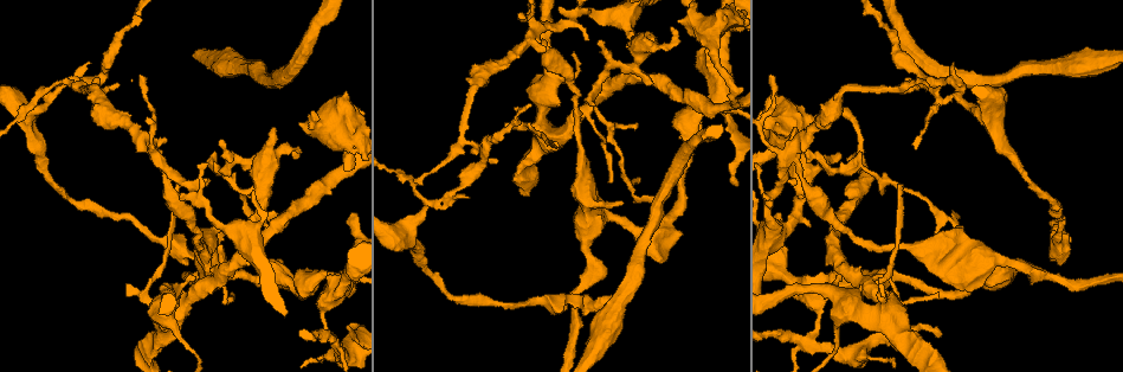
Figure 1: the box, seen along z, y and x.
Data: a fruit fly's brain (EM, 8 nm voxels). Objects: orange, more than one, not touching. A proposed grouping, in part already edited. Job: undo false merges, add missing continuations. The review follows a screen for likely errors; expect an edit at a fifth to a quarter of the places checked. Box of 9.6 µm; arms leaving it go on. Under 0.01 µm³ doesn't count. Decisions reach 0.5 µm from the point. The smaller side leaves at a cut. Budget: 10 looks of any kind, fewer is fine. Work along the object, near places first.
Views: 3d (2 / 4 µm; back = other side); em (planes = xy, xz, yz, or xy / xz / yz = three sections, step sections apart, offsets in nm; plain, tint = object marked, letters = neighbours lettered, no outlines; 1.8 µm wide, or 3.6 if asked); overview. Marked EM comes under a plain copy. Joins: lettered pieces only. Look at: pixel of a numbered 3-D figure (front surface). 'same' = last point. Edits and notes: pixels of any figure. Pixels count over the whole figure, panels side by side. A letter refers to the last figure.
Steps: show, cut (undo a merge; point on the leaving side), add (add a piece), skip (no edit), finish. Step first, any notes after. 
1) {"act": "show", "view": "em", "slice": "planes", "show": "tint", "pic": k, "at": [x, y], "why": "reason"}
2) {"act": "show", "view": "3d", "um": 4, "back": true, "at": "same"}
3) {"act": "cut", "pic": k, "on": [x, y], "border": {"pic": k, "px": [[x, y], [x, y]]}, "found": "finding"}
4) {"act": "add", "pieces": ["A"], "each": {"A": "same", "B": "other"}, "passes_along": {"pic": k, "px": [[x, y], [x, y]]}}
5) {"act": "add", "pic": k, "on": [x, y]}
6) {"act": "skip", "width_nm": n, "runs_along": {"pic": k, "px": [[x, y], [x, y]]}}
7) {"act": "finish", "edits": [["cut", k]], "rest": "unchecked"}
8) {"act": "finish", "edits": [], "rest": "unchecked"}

{"act": "show", "view": "3d", "um": 4, "pic": 1, "at": [856, 163], "why": "sharp bend"}

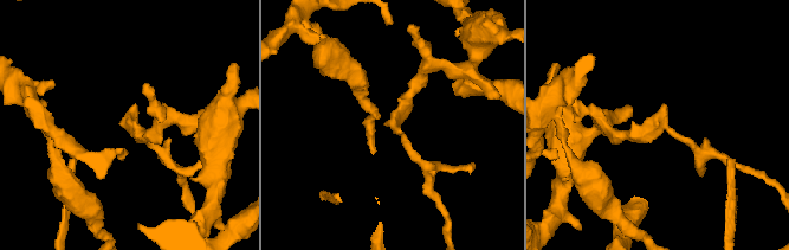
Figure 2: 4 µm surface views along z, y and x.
{"act": "show", "view": "em", "slice": "xy", "step": 4, "show": "tint", "pic": 2, "at": [130, 120], "why": "now the EM"}

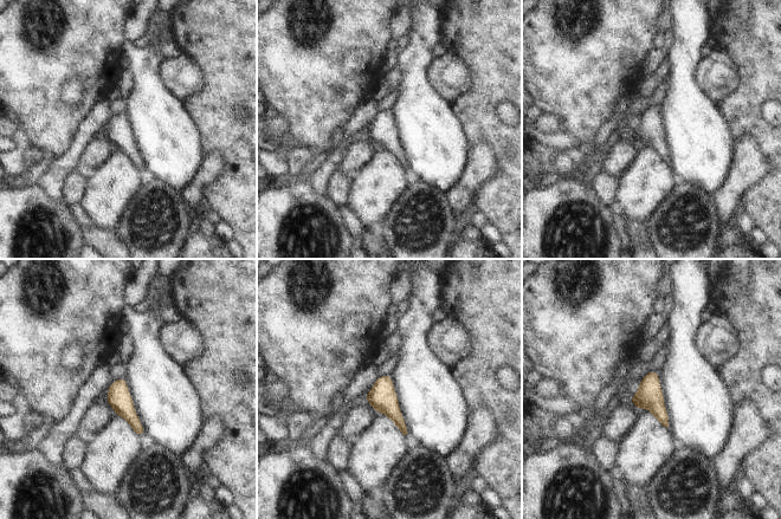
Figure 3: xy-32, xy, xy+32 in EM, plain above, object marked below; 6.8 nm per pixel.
{"act": "show", "view": "em", "slice": "planes", "show": "letters", "at": "same"}

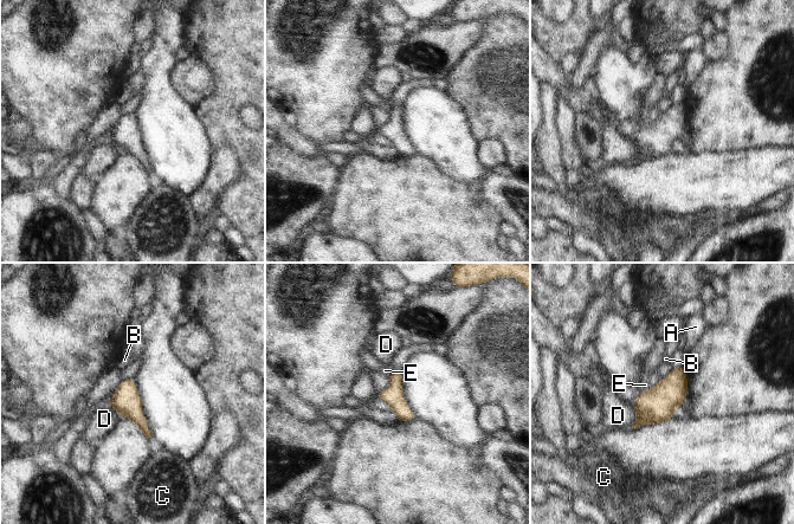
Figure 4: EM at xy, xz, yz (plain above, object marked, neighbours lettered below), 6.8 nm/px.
{"act": "skip", "longest_contact_nm": ["D", 170], "each": {"A": "other", "B": "other", "C": "other", "D": "other", "E": "other"}, "border": {"pic": 4, "px": [[392, 370], [389, 377]]}, "found": "continuous, no second neuron"}

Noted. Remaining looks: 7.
{"act": "show", "view": "3d", "um": 2, "pic": 1, "at": [292, 153], "why": "branch stops here"}

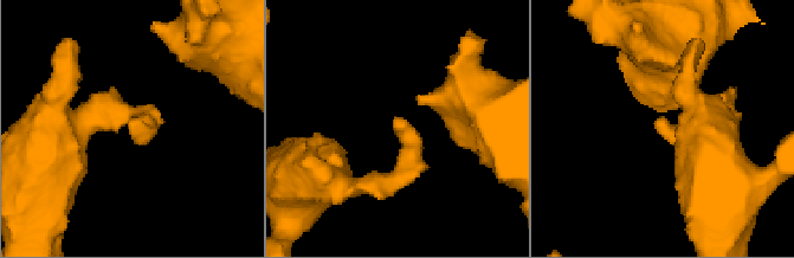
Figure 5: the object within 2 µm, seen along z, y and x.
{"act": "show", "view": "em", "slice": "xz", "step": 16, "show": "tint", "pic": 5, "at": [397, 118], "why": "shape alone is not enough"}

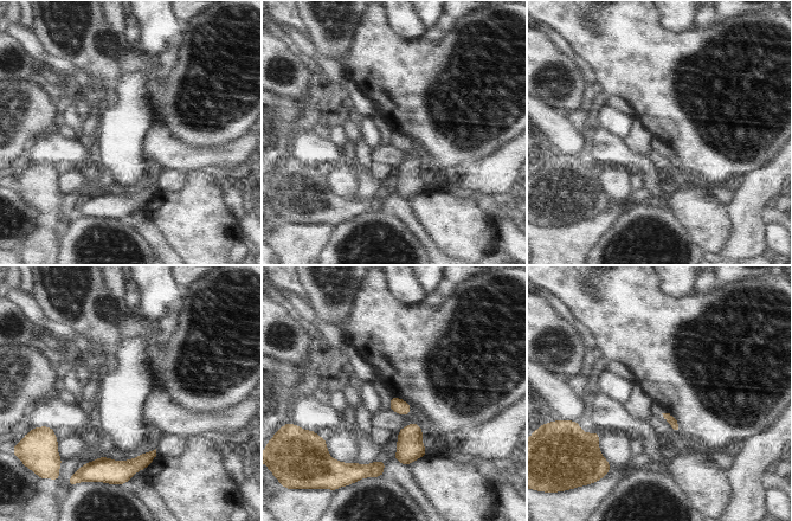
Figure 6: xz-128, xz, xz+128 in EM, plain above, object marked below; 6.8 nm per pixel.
{"act": "show", "view": "em", "slice": "planes", "show": "letters", "at": "same"}

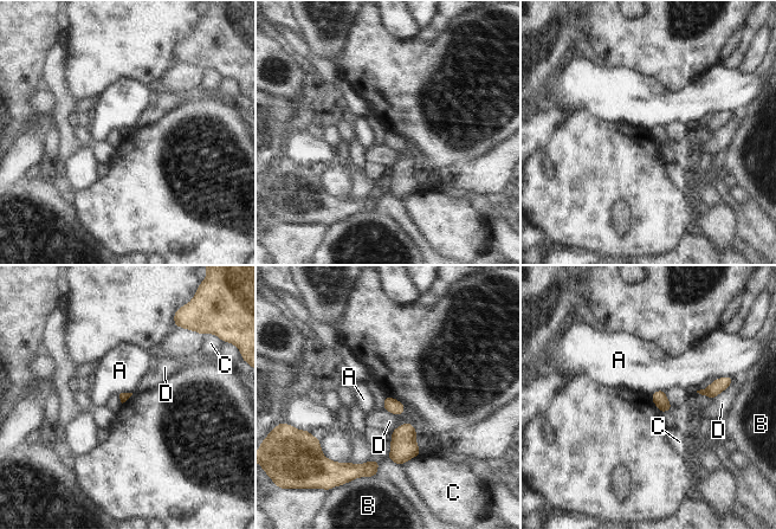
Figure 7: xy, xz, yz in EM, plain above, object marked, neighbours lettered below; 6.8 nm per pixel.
{"act": "skip", "each": {"A": "other", "B": "other", "C": "other", "D": "other"}, "found": "no lettered piece goes on from it"}

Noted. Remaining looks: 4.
{"act": "show", "view": "3d", "um": 4, "pic": 1, "at": [232, 228], "why": "four arms meet"}

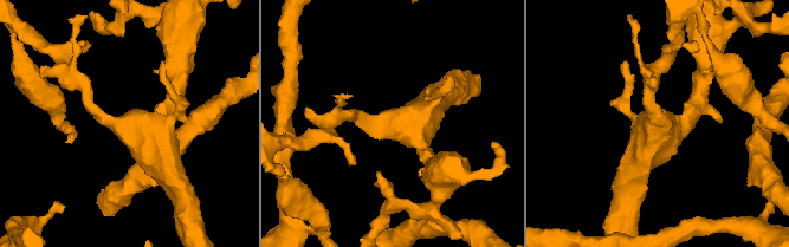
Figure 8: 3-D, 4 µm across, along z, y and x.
{"act": "show", "view": "em", "slice": "yz", "step": 4, "show": "tint", "pic": 8, "at": [658, 126]}

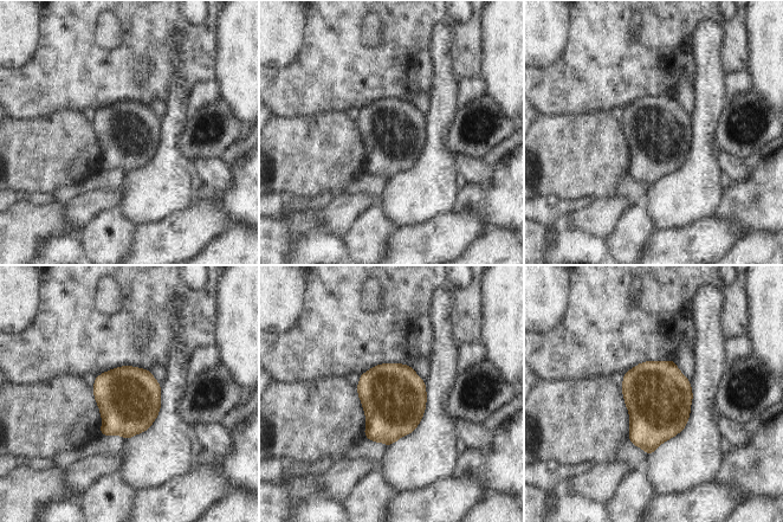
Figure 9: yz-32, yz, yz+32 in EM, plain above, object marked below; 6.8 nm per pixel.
{"act": "show", "view": "em", "slice": "planes", "show": "letters", "at": "same", "why": "cut it another way"}

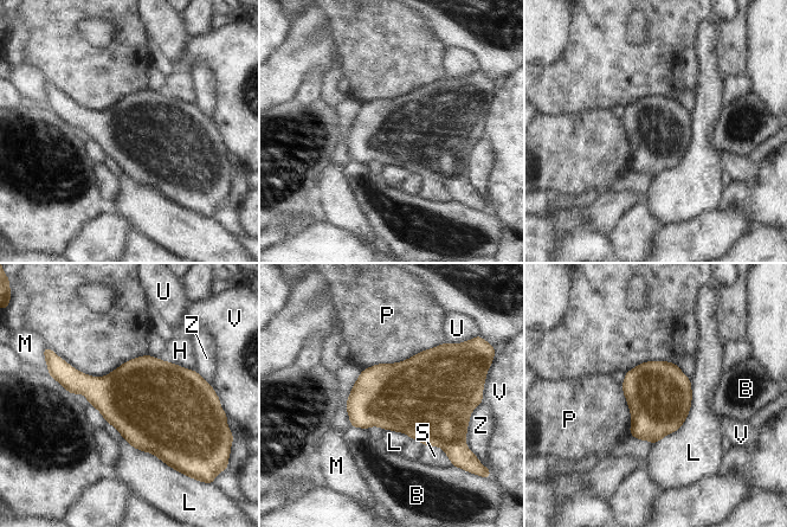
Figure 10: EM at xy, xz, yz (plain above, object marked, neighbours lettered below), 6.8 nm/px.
{"act": "skip", "each": {"B": "other", "H": "other", "L": "other", "M": "other", "P": "other", "S": "other", "U": "other", "V": "other", "Z": "other"}, "arms": 4, "found": "one neuron here"}

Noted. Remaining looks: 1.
{"act": "show", "view": "em", "slice": "yz", "step": 4, "show": "letters", "pic": 1, "at": [47, 100], "why": "sudden change in width"}

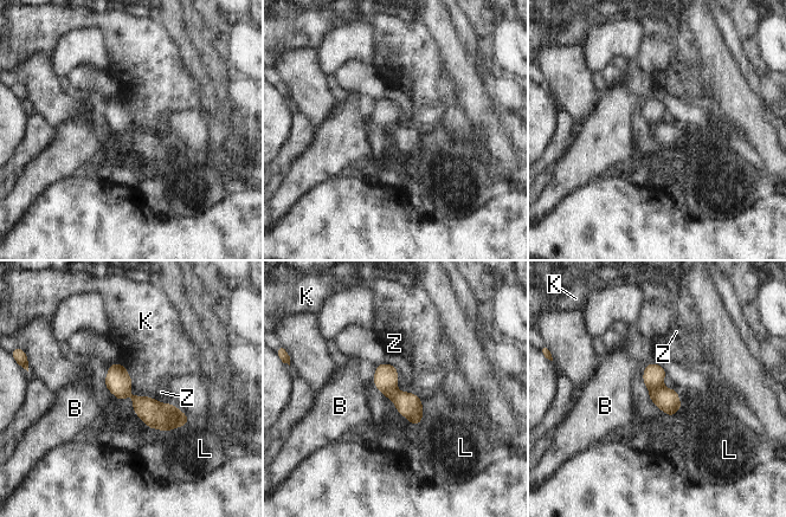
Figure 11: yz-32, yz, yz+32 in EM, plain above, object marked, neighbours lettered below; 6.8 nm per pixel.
{"act": "cut", "pic": 11, "on": [667, 400], "each": {"B": "other", "K": "other", "L": "other", "Z": "other"}, "found": "two neurons meet here"}

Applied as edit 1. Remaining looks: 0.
{"act": "finish", "edits": [["cut", 11]], "rest": "unchecked"}

